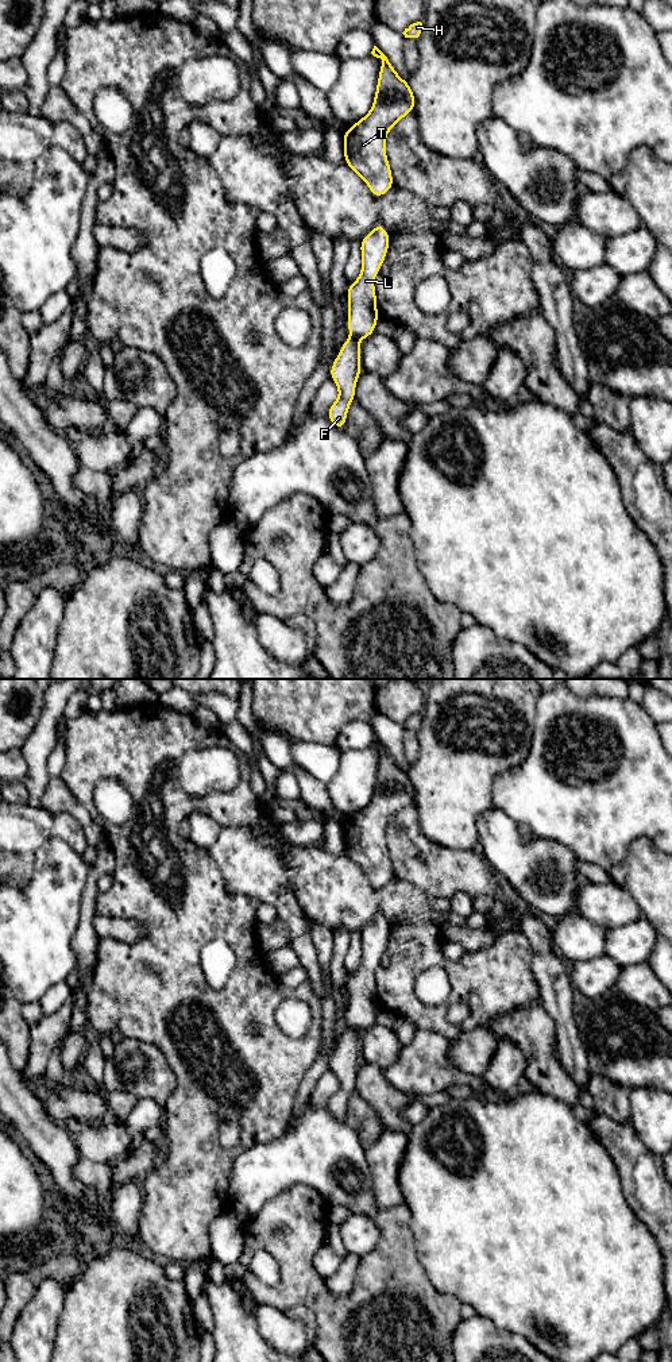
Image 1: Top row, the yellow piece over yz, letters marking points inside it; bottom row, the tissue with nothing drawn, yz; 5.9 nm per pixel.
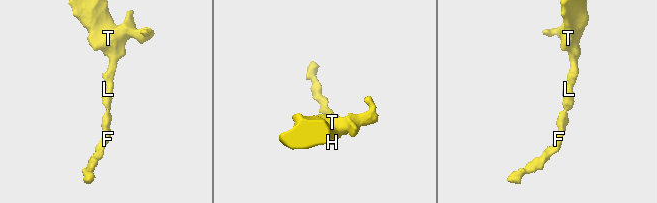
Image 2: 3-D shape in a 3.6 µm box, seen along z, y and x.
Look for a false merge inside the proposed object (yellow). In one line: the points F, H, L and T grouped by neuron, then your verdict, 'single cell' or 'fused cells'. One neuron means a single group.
F H L T | single cell

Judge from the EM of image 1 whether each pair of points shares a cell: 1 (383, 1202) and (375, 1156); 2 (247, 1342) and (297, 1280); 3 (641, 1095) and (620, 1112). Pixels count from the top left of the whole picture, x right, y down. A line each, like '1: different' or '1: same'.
1: same
2: different
3: different

